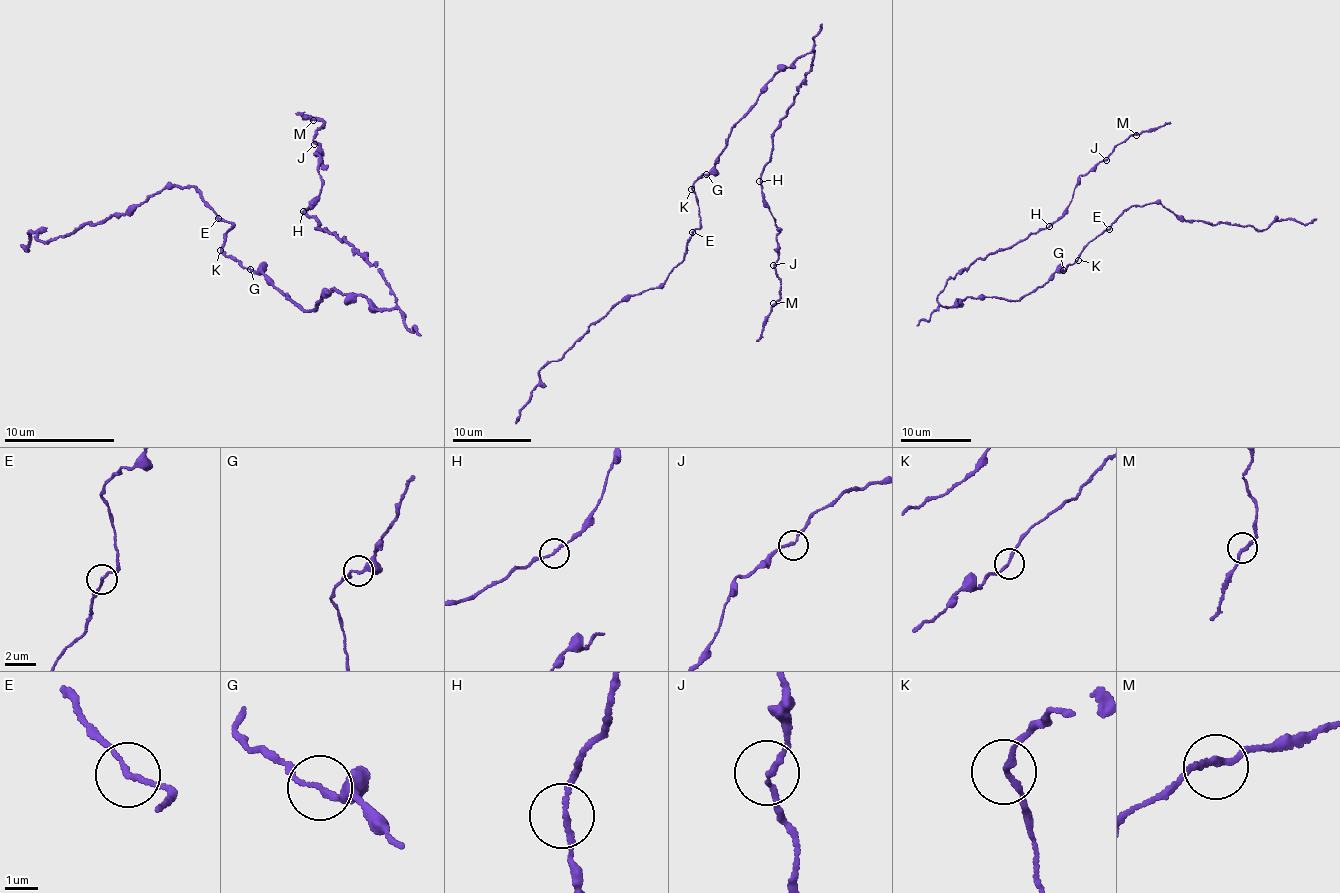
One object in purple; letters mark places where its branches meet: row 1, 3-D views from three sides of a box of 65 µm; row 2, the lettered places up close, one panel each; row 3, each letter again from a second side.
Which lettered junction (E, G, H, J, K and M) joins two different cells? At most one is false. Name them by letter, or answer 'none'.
E

